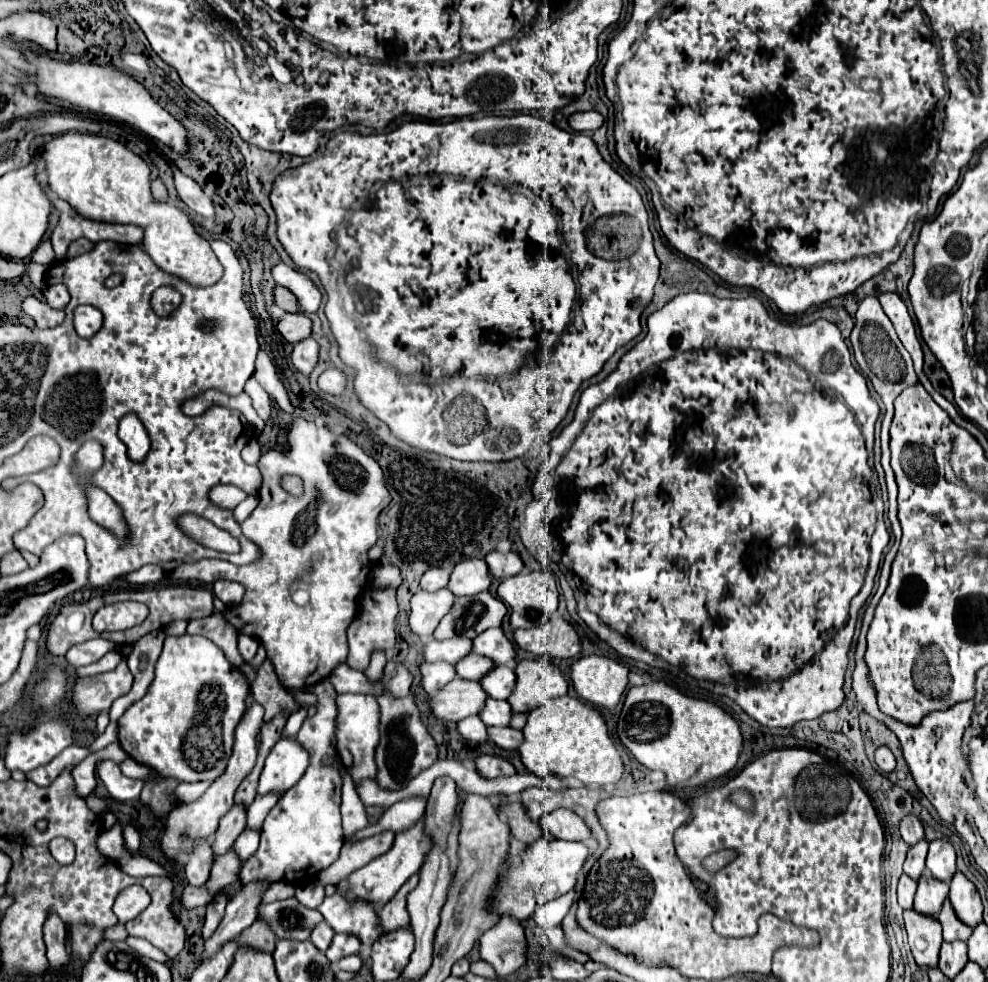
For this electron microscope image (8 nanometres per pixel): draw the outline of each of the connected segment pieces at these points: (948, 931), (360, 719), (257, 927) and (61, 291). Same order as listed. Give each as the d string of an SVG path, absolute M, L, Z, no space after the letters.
M948 899L944 901L942 911L938 913L938 919L940 919L940 923L942 923L944 939L946 939L946 941L956 941L956 939L968 941L972 929L970 929L968 925L964 925L964 923L956 917L956 913L954 913L954 909L952 909L952 905L950 905Z
M342 693L336 697L338 707L338 719L336 719L336 737L338 737L338 755L352 775L354 781L358 777L376 777L376 765L374 765L374 749L378 745L378 703L372 695L354 695L354 693Z
M256 919L256 923L250 925L246 933L242 933L242 937L238 937L238 943L272 953L276 945L276 935L270 933L270 925L266 925L264 919Z
M56 283L56 285L50 285L44 289L44 297L48 301L50 307L54 309L64 309L70 301L70 293L68 293L68 287L62 285L62 283Z

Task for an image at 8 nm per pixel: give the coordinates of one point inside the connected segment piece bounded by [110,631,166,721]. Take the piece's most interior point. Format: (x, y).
(146, 650)

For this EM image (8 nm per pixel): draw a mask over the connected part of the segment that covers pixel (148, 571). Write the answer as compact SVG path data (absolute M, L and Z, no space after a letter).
M144 565L142 569L130 573L130 577L126 577L126 581L136 583L136 585L150 585L156 583L164 577L164 571L158 565Z

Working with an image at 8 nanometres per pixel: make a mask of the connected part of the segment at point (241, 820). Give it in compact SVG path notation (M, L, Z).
M236 803L220 821L220 827L214 835L214 841L212 841L212 849L214 849L214 855L222 855L226 853L236 837L244 831L246 827L246 805L242 803Z

